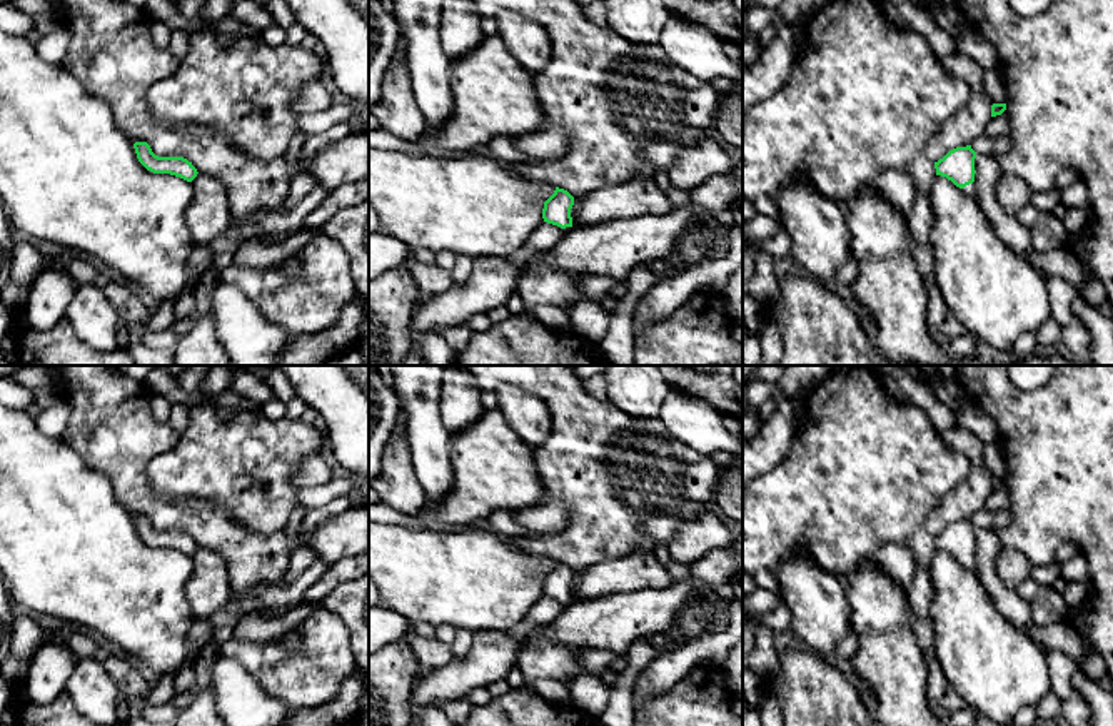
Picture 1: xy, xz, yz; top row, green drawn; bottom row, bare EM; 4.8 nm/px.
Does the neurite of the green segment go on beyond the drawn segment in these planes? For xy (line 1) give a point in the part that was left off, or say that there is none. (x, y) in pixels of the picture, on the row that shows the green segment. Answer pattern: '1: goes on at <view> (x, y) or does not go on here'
1: does not go on here

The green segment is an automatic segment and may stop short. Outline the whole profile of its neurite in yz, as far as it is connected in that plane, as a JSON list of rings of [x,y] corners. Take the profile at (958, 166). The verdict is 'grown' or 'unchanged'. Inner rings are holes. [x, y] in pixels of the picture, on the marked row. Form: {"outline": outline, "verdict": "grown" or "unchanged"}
{"outline": [[[971,145],[956,147],[934,162],[936,175],[946,177],[964,194],[978,199],[978,189],[975,184],[975,159],[976,152]]], "verdict": "grown"}

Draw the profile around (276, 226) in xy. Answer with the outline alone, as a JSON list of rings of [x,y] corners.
[[[315,185],[305,197],[289,212],[272,212],[259,209],[239,219],[227,229],[230,239],[237,239],[244,227],[257,225],[262,235],[254,239],[264,244],[282,242],[290,237],[307,219],[307,215],[329,195],[322,185]]]

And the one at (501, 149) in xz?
[[[496,137],[489,142],[489,157],[504,162],[507,165],[521,164],[521,162],[532,162],[534,159],[521,154],[512,147],[511,139]]]

